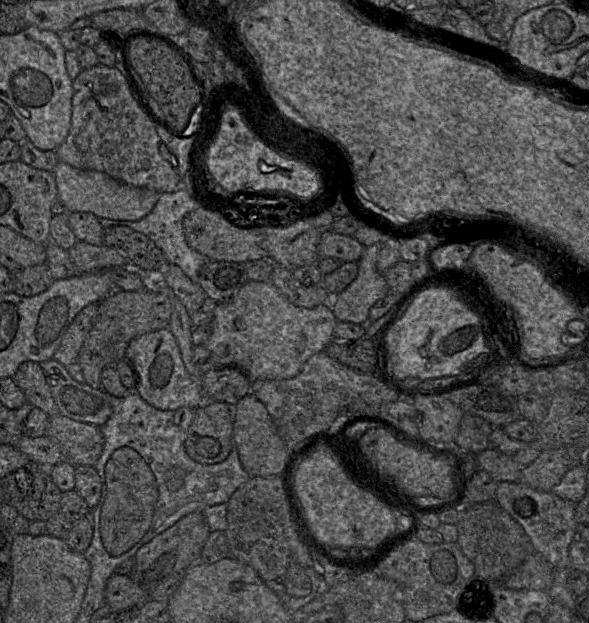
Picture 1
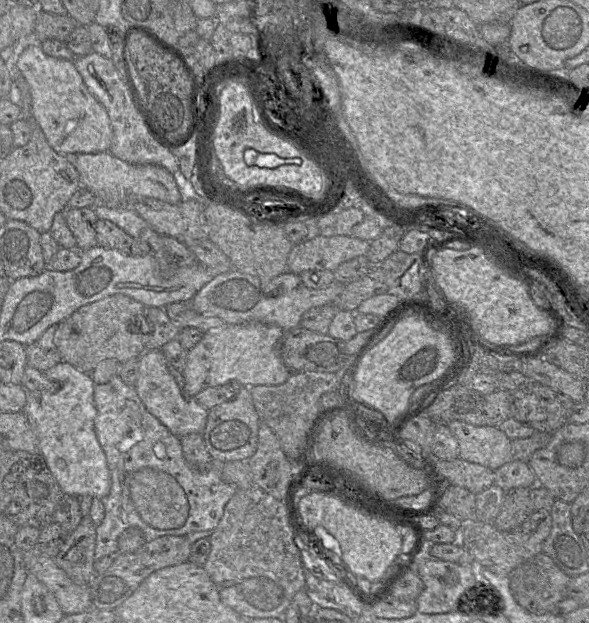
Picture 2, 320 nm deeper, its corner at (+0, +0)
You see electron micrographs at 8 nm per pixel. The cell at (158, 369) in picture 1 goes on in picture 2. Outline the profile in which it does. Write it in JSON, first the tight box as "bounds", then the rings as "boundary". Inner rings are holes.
{"bounds":[134,349,208,438],"boundary":[[[161,349],[147,350],[139,357],[139,372],[134,388],[148,412],[167,427],[173,435],[182,438],[192,433],[203,434],[208,409],[185,391],[182,373],[168,362]]]}

